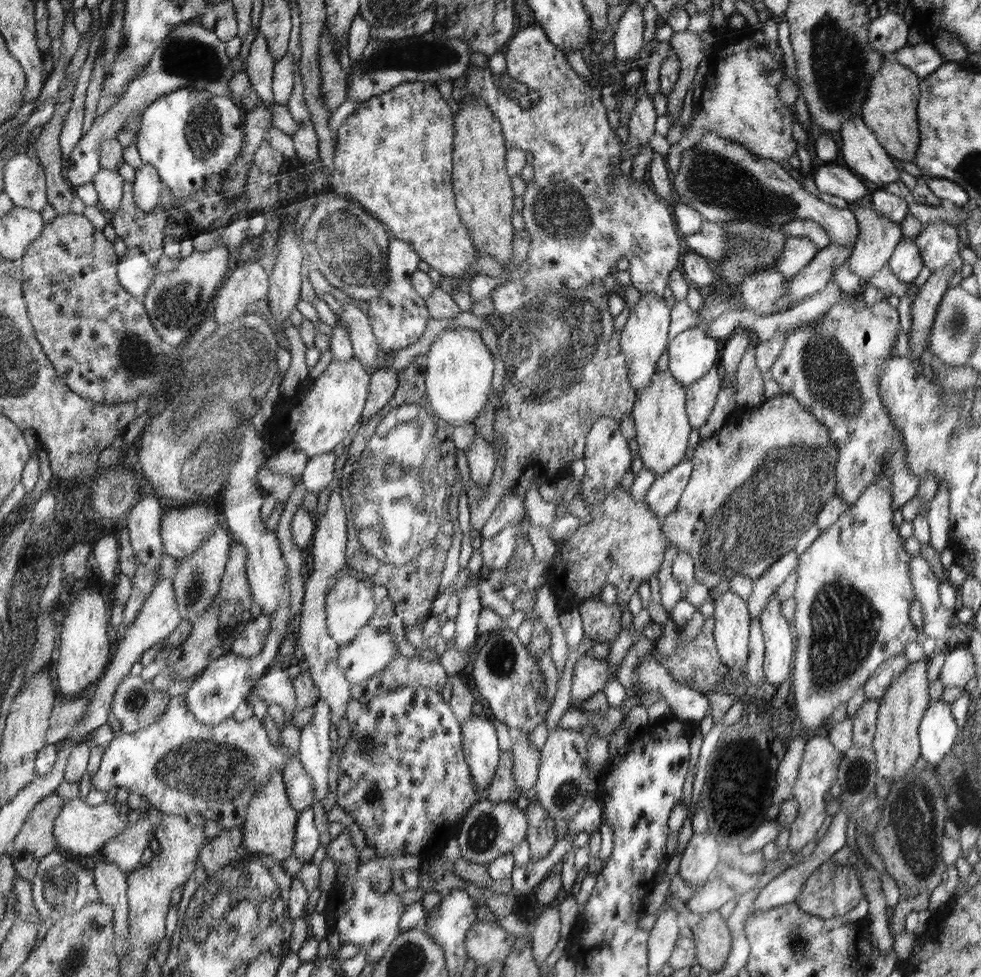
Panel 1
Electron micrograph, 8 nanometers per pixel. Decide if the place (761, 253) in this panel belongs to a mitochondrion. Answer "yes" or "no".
yes

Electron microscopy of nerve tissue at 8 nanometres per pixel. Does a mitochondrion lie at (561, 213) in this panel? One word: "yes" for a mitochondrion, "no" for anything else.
yes

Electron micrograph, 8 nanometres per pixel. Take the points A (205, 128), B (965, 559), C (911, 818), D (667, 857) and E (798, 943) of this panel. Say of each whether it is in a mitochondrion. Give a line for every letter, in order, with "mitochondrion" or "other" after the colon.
A: mitochondrion
B: other
C: mitochondrion
D: other
E: mitochondrion

